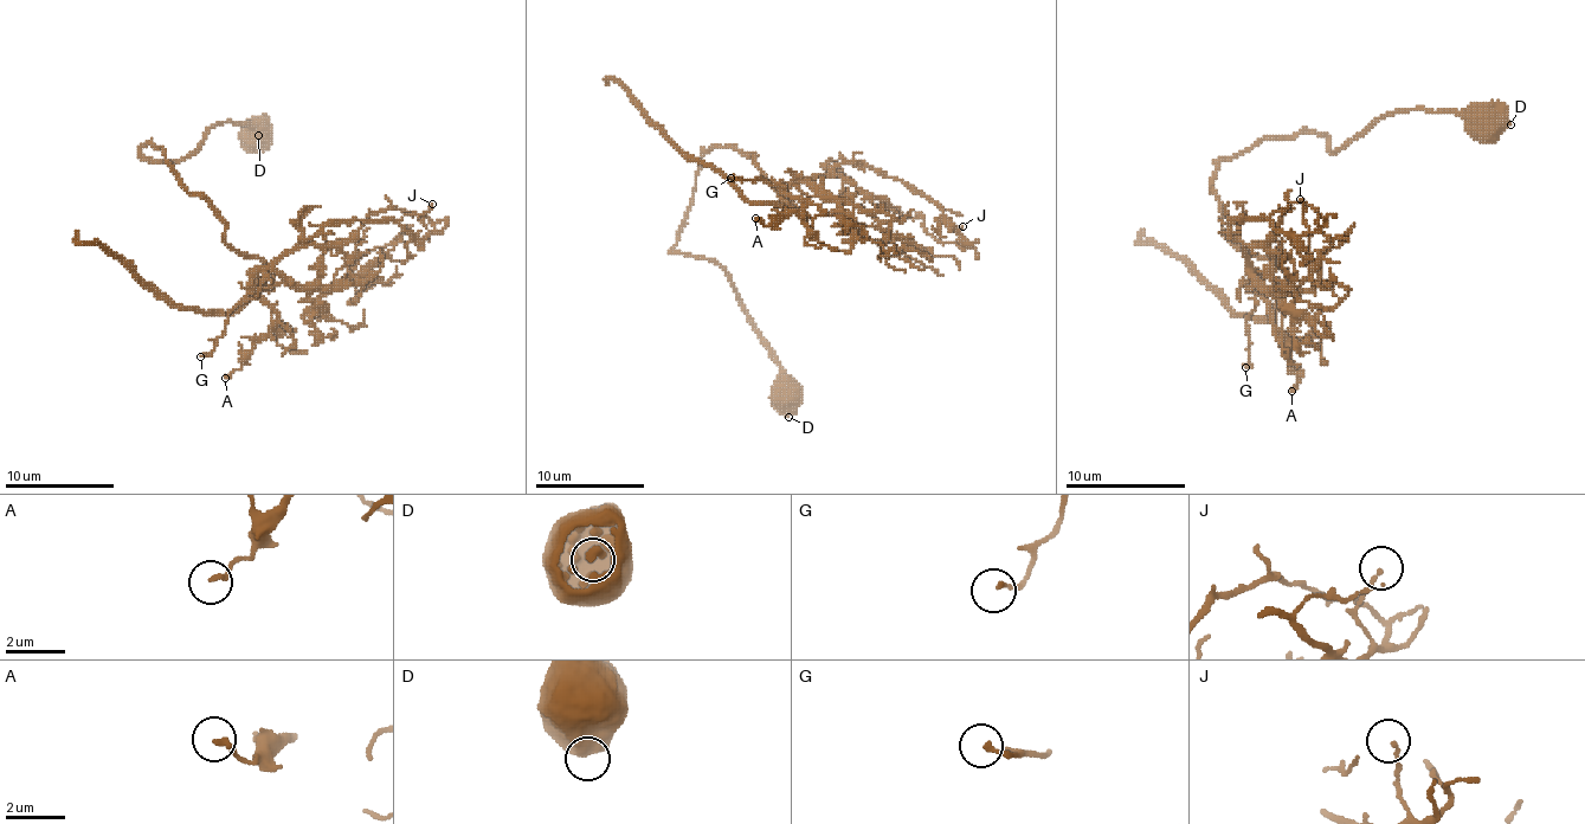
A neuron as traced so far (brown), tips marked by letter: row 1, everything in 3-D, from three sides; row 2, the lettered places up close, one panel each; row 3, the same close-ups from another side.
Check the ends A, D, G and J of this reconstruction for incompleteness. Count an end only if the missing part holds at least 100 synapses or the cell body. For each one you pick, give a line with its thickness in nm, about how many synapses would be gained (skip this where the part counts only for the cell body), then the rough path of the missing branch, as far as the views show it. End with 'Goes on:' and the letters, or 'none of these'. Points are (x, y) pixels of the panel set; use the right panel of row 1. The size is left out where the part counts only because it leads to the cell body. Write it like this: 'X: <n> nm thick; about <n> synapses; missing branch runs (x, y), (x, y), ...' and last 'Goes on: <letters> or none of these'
Goes on: none of these

